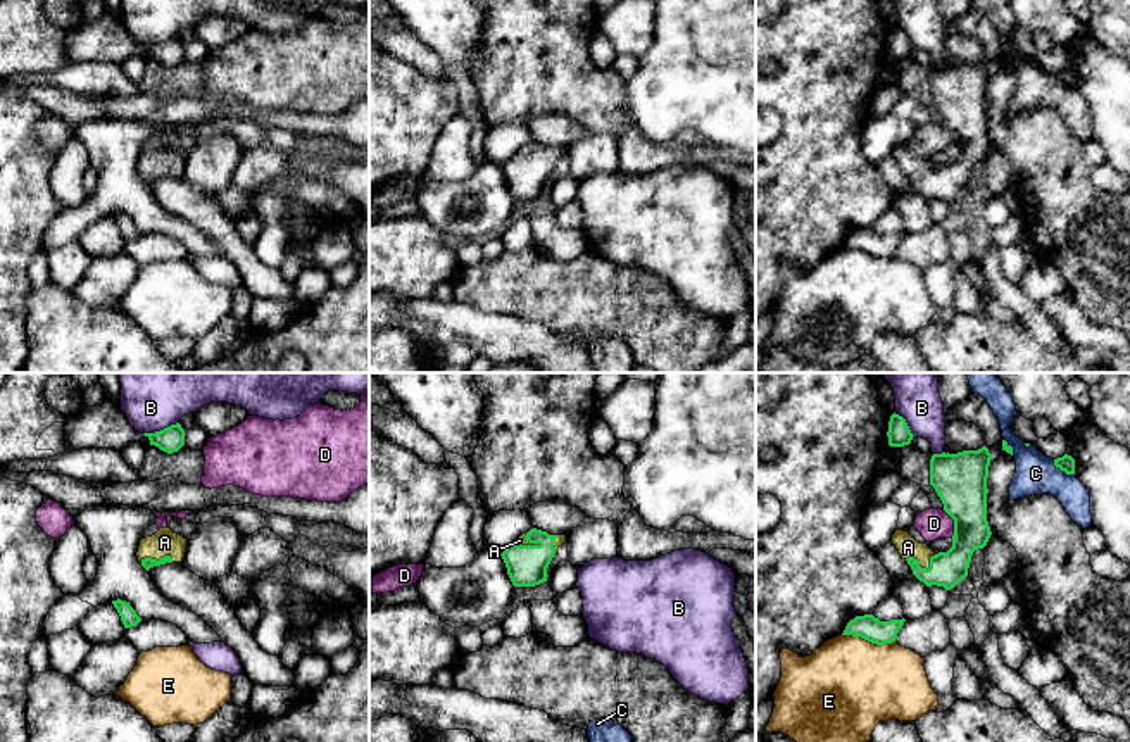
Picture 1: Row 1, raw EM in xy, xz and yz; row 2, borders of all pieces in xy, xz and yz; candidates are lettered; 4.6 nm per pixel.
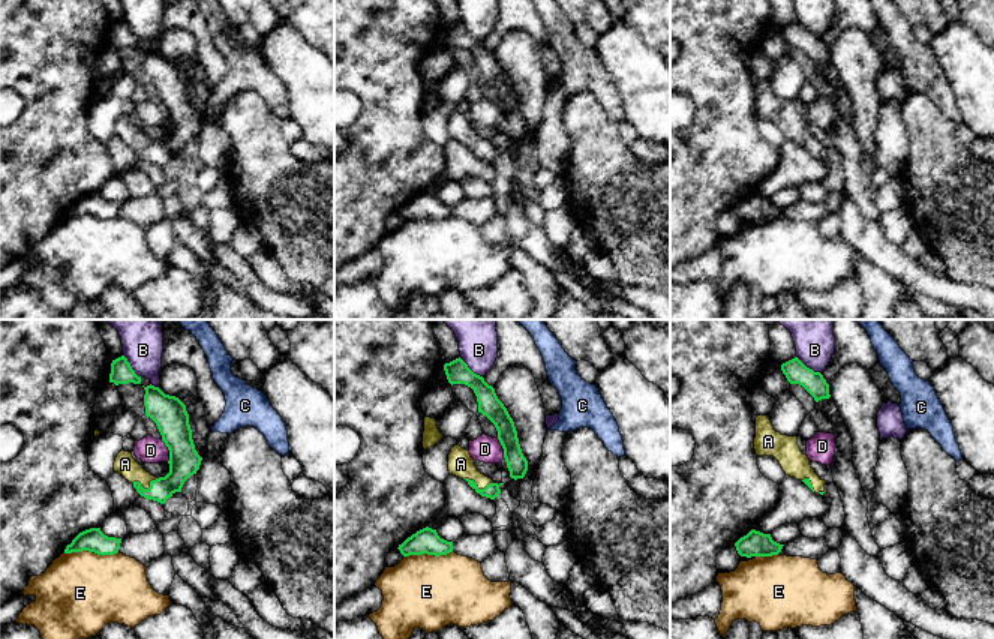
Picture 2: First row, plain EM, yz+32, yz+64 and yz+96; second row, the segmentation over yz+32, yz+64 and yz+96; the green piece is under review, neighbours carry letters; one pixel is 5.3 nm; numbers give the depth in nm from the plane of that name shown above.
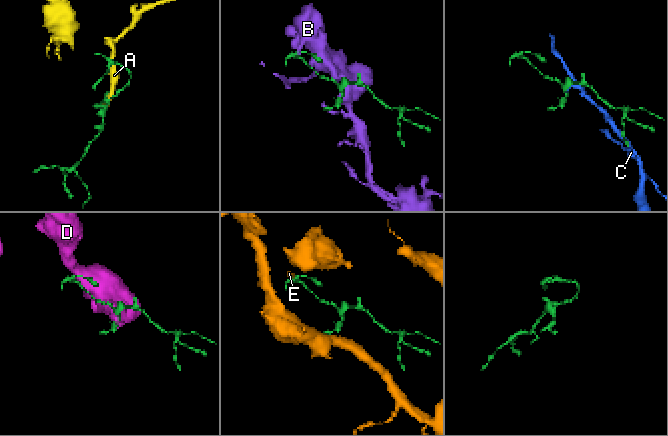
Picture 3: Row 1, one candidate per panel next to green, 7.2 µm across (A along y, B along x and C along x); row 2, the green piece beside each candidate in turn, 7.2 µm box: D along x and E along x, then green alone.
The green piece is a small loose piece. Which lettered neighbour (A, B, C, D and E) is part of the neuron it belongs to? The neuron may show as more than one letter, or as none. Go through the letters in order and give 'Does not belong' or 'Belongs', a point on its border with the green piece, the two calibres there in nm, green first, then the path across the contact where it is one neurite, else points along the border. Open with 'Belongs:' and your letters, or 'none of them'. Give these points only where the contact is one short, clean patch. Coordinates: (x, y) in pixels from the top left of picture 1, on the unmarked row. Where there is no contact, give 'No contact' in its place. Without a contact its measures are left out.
Belongs: A
A: Belongs. Touches green at yz (923, 182). Thickness 160 nm (green) against 100 nm. Path across: yz (946, 183), (923, 182), (908, 161)
B: Does not belong. Touches green at xy (161, 44). Thickness 120 nm (green) against 220 nm
C: Does not belong. Touches green at yz (1061, 83). Thickness 80 nm (green) against 190 nm
D: Does not belong. Touches green at yz (954, 137). Thickness 240 nm (green) against 140 nm
E: Does not belong. Touches green at yz (868, 254). Thickness 120 nm (green) against 440 nm. Boundary: yz (842, 247), (863, 251), (877, 257), (894, 256)

